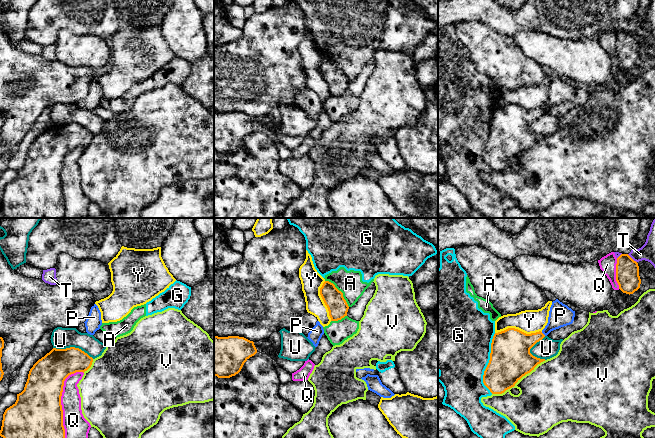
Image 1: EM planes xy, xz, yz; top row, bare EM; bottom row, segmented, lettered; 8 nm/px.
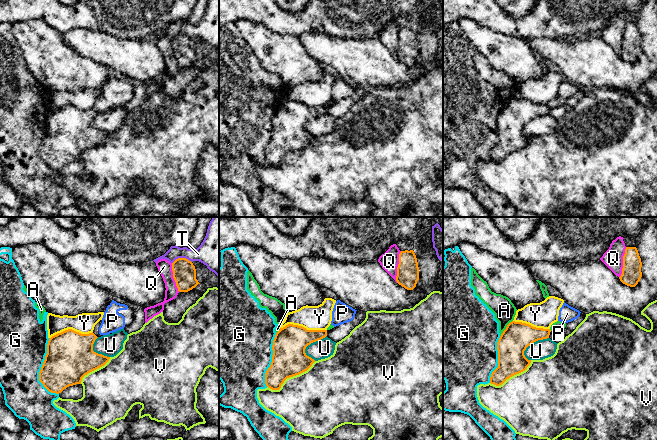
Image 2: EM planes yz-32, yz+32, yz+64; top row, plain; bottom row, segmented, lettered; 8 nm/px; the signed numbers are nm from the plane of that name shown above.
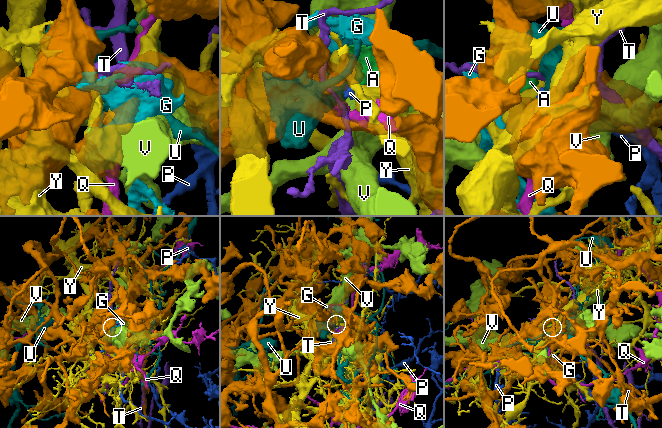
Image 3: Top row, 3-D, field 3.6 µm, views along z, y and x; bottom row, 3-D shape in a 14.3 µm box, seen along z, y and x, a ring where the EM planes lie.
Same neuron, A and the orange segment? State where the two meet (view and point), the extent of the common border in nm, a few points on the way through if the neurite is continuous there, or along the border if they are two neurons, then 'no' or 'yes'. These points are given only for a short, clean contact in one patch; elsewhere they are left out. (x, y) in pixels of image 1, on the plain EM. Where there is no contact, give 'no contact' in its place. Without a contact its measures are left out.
meets orange in xz at (340, 67); contact 300 nm long; no

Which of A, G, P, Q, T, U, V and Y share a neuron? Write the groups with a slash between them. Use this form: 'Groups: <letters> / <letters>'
Groups: A G / P / Q / T / U / V / Y

